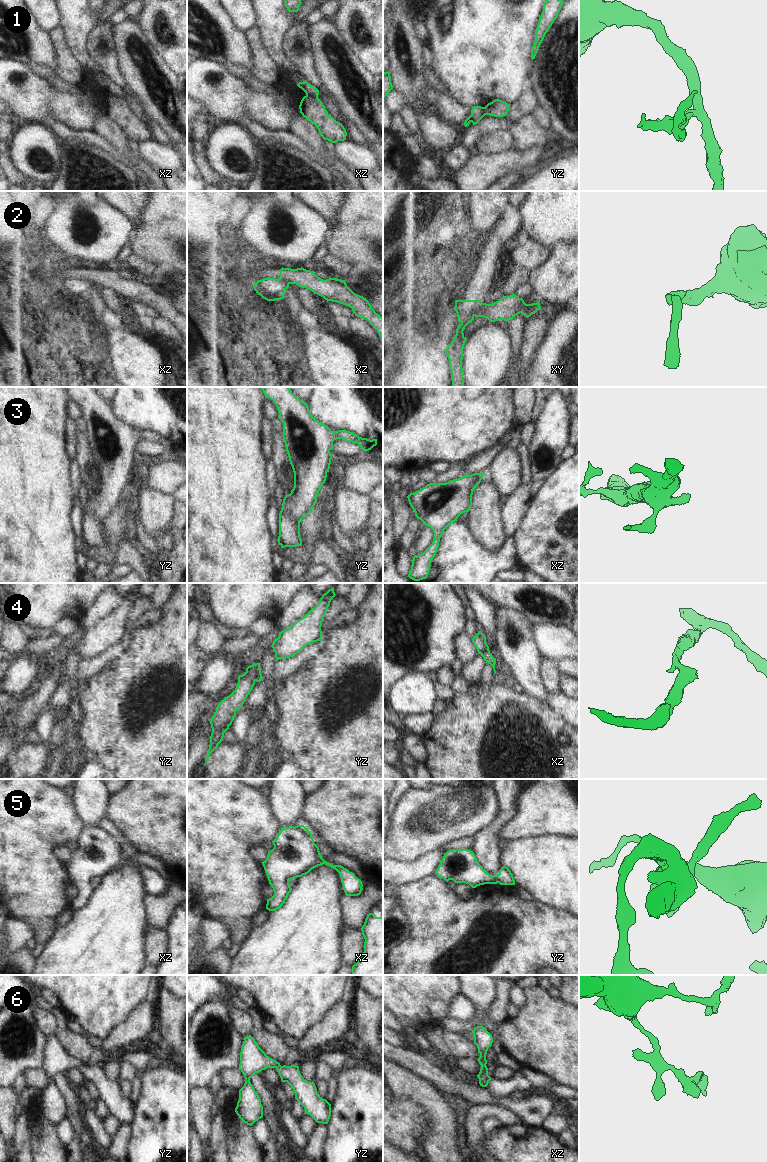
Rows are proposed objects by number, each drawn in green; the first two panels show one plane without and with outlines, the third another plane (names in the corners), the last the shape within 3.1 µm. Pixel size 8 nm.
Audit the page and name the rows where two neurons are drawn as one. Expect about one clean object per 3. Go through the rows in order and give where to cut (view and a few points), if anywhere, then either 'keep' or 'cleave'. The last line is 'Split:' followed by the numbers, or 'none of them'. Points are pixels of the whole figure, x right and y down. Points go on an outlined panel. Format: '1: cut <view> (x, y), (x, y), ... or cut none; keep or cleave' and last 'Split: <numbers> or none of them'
1: cut xz (306, 94), (317, 96); cleave
2: cut xy (482, 303), (475, 316); cleave
3: cut none; keep
4: cut yz (259, 667), (254, 680); cleave
5: cut none; keep
6: cut none; keep
Split: 1, 2, 4

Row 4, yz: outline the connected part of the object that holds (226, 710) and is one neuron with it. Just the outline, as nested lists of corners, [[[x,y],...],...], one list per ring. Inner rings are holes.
[[[255,663],[248,666],[246,672],[238,676],[235,690],[217,705],[216,712],[210,720],[212,733],[209,737],[210,745],[205,761],[208,762],[210,754],[222,742],[224,733],[229,729],[236,716],[236,711],[243,706],[247,696],[252,691],[260,664]]]

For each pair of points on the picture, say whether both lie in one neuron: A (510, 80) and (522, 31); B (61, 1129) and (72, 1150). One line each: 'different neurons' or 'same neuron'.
A: same neuron
B: different neurons

